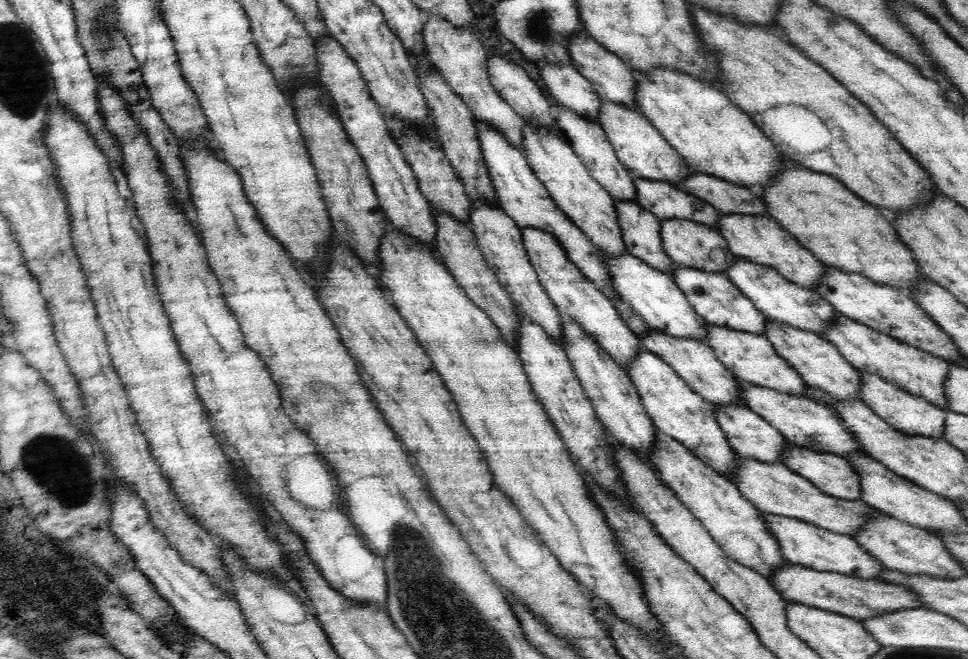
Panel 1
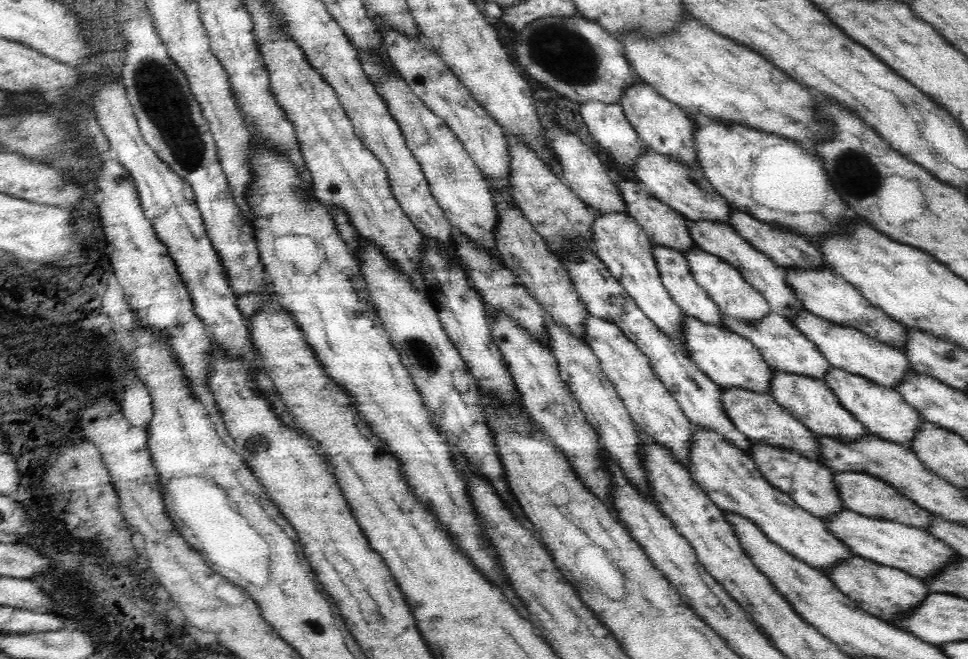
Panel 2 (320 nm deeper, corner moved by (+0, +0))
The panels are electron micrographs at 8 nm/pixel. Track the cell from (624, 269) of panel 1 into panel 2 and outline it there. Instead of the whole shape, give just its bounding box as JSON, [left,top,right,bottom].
[683,315,774,396]

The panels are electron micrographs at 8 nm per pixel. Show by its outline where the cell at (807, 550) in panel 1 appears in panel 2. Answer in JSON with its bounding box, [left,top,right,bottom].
[826,557,930,625]

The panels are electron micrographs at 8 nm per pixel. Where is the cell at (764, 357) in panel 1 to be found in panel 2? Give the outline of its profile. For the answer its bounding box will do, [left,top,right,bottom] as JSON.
[771,369,870,443]

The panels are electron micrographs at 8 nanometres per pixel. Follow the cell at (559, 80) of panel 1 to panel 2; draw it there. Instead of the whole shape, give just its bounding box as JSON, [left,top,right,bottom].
[579,102,648,170]

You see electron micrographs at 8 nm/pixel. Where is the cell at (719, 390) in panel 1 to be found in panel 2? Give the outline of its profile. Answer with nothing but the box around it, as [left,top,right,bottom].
[721,388,823,463]

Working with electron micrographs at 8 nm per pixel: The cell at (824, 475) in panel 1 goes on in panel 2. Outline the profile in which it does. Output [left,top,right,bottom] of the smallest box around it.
[833,472,933,532]

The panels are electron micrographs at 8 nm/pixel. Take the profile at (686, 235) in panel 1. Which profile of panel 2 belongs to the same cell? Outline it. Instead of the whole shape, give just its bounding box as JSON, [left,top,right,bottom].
[684,248,771,323]

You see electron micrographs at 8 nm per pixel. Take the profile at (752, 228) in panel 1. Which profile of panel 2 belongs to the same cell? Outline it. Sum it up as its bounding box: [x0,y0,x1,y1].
[785,269,908,352]

